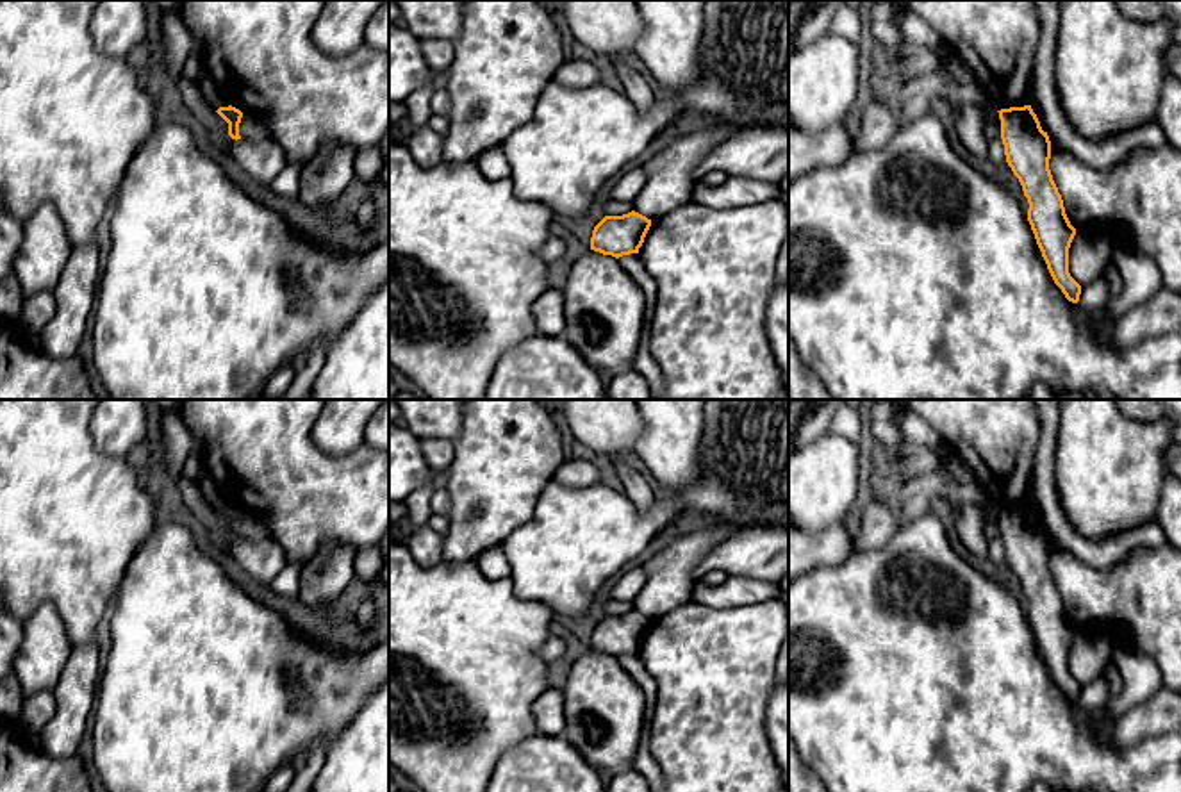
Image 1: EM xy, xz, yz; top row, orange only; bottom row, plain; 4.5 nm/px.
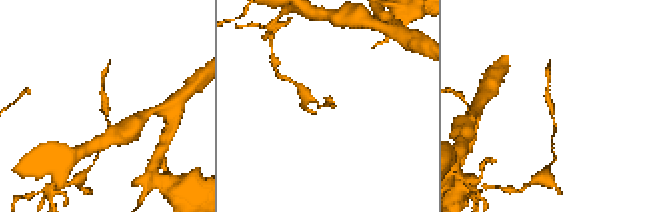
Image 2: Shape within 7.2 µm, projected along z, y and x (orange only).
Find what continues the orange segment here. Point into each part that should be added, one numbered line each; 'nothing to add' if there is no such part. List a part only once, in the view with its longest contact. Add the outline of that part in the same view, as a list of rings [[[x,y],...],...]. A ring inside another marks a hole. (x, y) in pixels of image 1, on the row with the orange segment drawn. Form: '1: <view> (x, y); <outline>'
nothing to add

